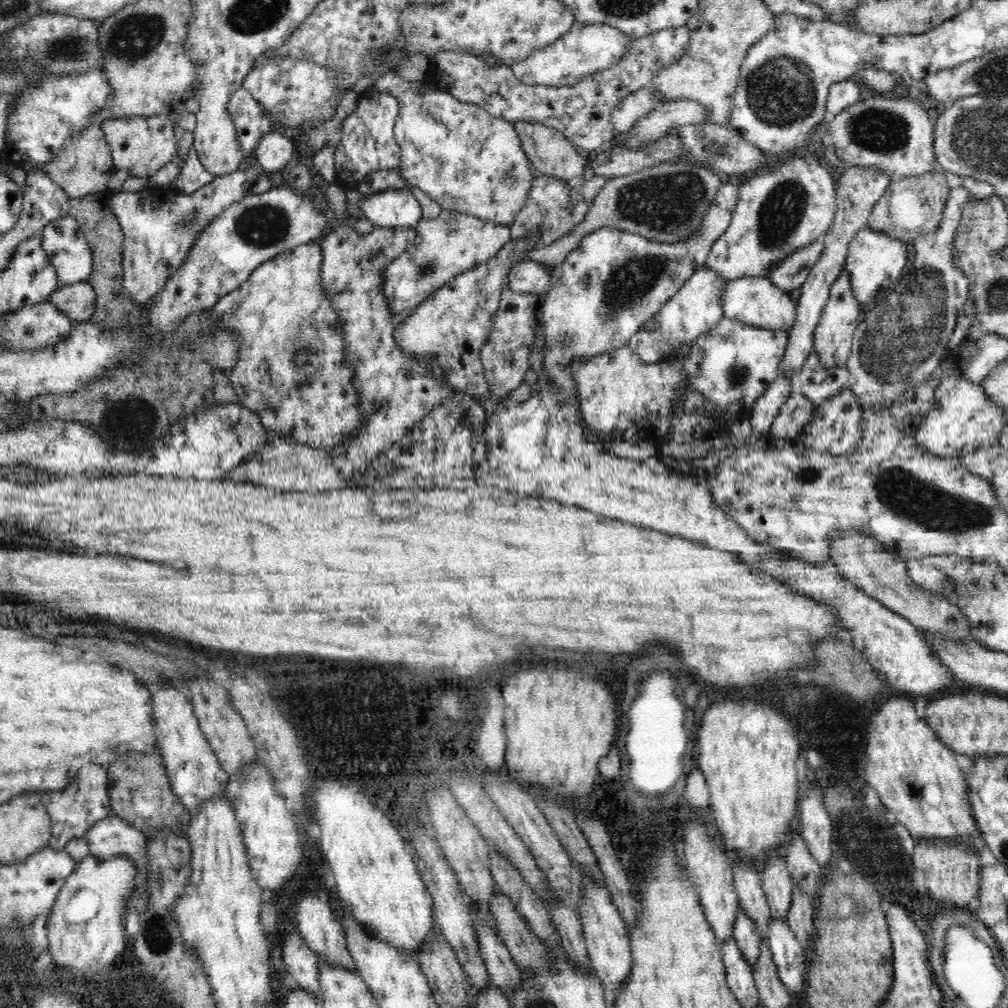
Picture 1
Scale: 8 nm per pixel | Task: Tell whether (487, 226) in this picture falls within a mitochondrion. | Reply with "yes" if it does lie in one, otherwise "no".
no

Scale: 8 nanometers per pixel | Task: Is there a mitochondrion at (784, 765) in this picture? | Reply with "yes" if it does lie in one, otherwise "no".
no

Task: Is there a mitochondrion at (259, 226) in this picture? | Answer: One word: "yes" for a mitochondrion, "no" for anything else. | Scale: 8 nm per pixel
yes

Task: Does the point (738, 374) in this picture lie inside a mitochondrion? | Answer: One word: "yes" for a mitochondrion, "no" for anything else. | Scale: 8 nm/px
yes

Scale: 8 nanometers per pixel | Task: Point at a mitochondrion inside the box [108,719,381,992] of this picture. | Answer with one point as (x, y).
(156, 938)

